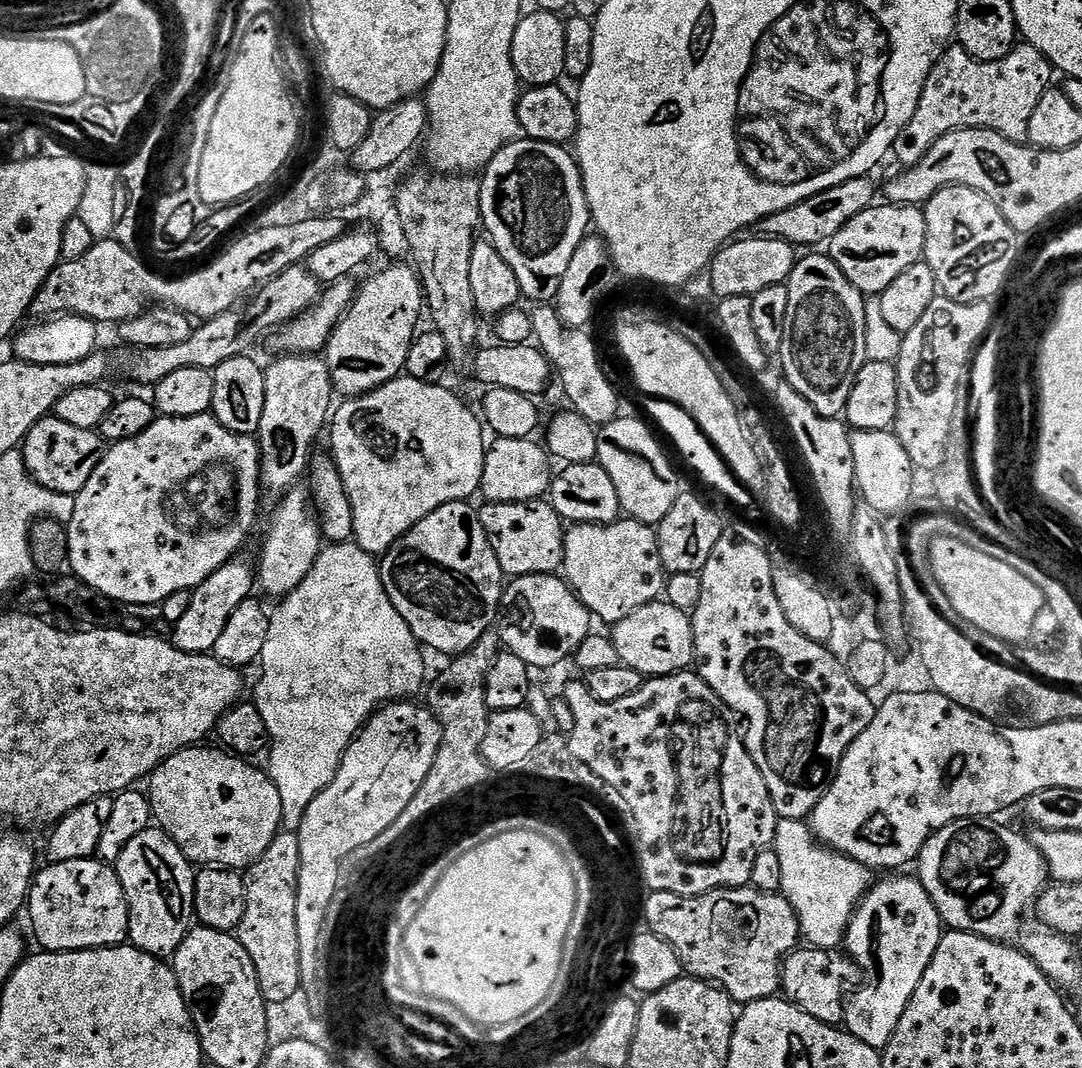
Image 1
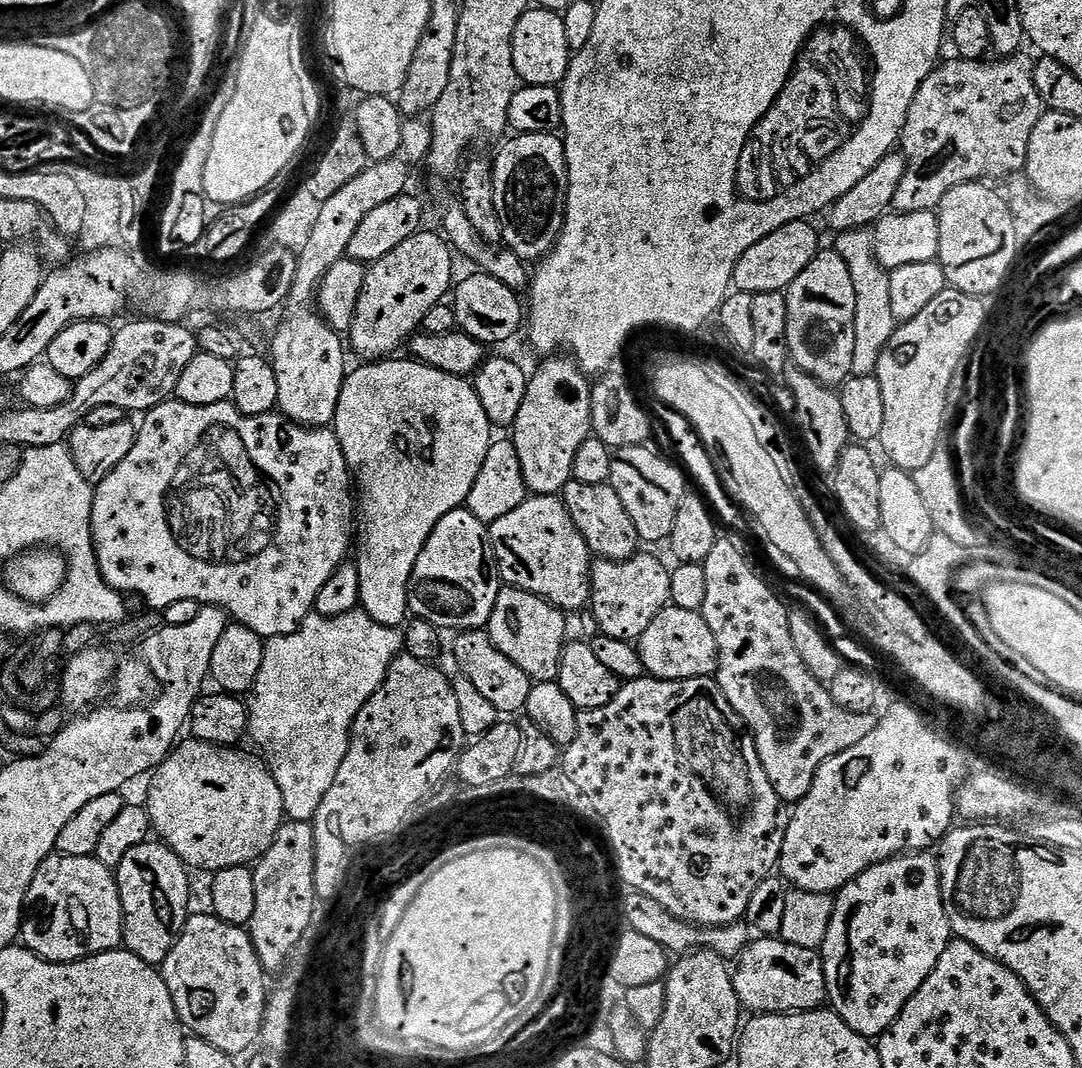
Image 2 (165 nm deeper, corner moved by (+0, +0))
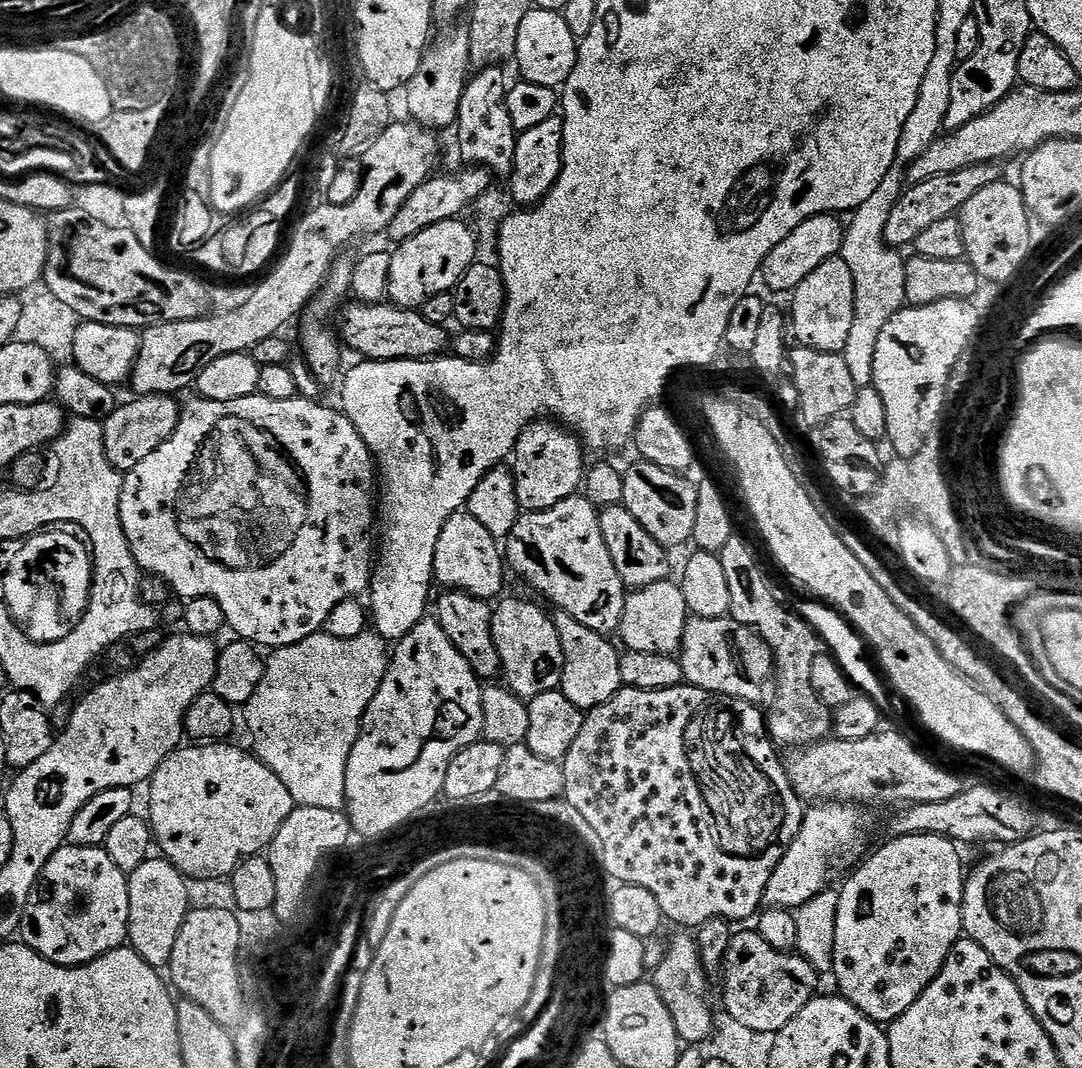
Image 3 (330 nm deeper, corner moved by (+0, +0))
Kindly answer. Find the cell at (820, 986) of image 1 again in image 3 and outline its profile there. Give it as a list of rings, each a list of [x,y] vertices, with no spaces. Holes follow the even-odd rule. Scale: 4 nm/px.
[[[752,930],[752,932],[737,931],[733,935],[724,955],[723,972],[726,1016],[734,1019],[735,1022],[750,1027],[751,1030],[780,1032],[782,1026],[786,1026],[786,1022],[790,1022],[790,1018],[794,1018],[794,1014],[798,1014],[798,1010],[806,1007],[818,992],[818,988],[816,988],[816,979],[818,979],[816,968],[810,966],[810,962],[806,962],[806,958],[802,958],[795,951],[774,950],[774,946],[770,946],[770,942],[762,939],[759,931],[756,930]]]

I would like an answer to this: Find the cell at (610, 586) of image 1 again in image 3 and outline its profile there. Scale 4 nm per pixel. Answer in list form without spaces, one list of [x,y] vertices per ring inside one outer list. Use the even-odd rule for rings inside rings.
[[[669,578],[645,588],[629,591],[624,598],[618,636],[624,639],[627,651],[650,651],[654,654],[672,654],[679,649],[680,638],[688,624],[690,613],[679,583]]]

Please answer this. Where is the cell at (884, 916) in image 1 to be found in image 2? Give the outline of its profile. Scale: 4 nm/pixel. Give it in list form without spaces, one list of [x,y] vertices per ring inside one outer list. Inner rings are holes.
[[[918,851],[894,856],[891,860],[884,860],[880,864],[870,866],[862,874],[858,874],[846,887],[835,893],[830,926],[826,930],[822,949],[826,986],[829,989],[828,1000],[834,1011],[842,1018],[842,1022],[846,1022],[846,1026],[850,1026],[850,1030],[863,1036],[879,1038],[887,1032],[888,1027],[902,1014],[906,1002],[910,1002],[910,998],[914,998],[914,994],[918,994],[922,982],[926,982],[926,978],[930,978],[930,970],[934,970],[934,966],[938,966],[938,958],[942,958],[942,950],[946,950],[946,946],[954,938],[940,889],[940,865],[935,855],[928,855],[930,854],[927,851]]]

